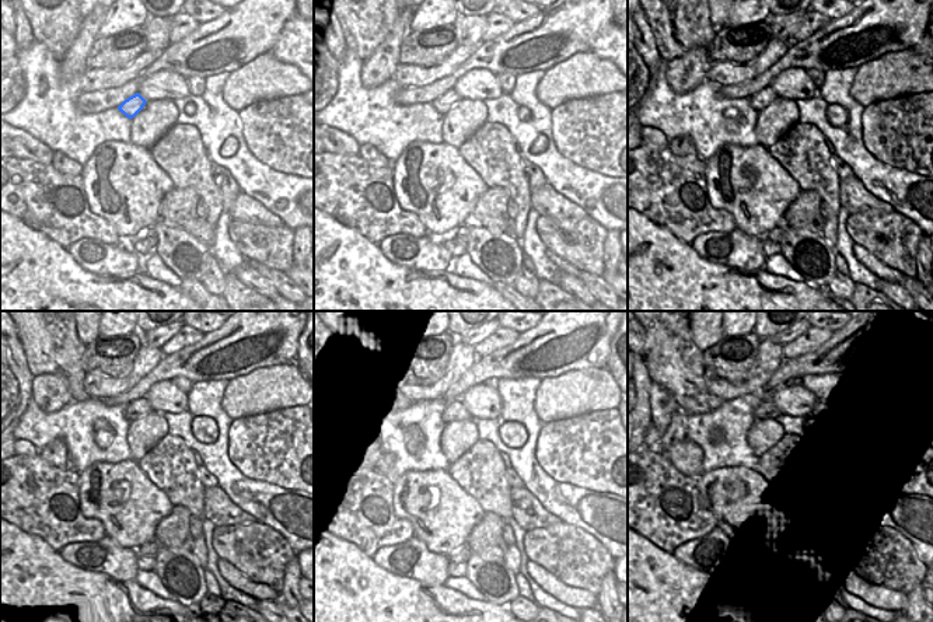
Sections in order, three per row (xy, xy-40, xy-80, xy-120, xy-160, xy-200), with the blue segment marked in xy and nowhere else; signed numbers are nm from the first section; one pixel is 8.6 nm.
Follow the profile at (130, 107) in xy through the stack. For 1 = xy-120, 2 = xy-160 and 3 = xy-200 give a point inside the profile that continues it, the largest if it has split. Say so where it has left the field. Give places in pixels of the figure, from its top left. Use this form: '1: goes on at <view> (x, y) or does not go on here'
1: goes on at xy-120 (139, 408)
2: goes on at xy-160 (454, 411)
3: goes on at xy-200 (766, 411)

